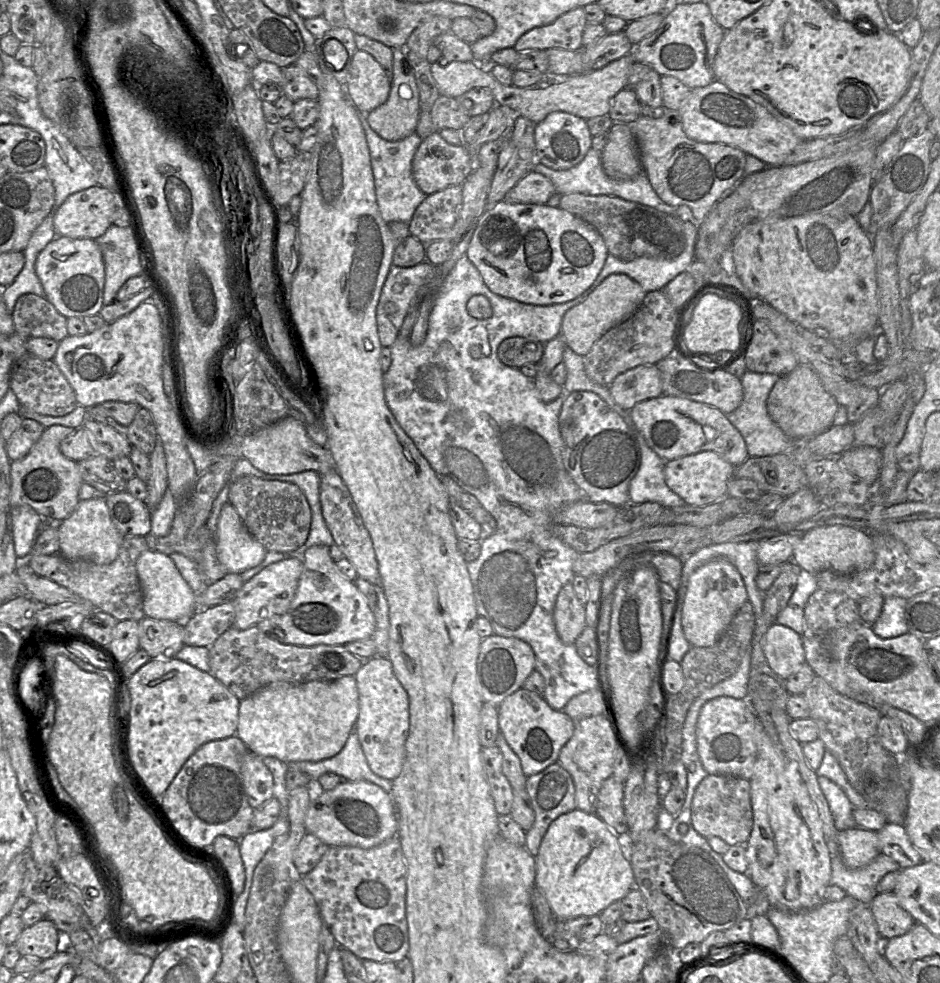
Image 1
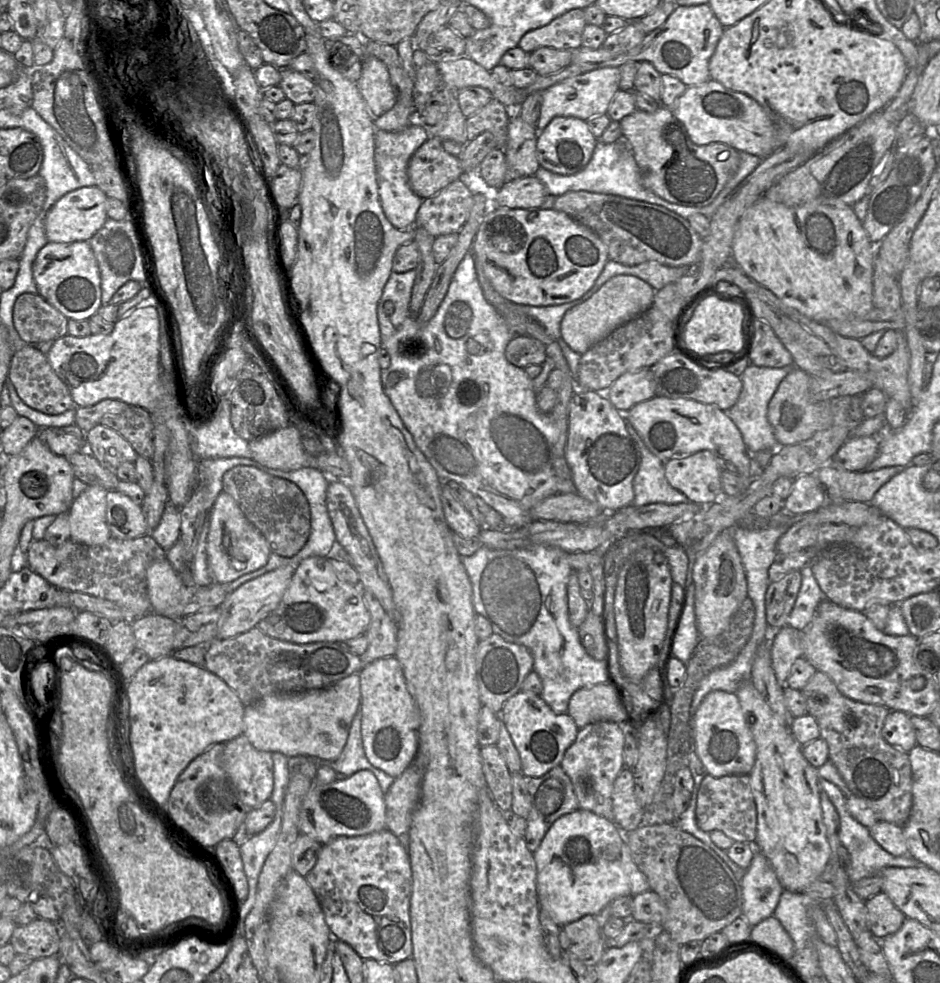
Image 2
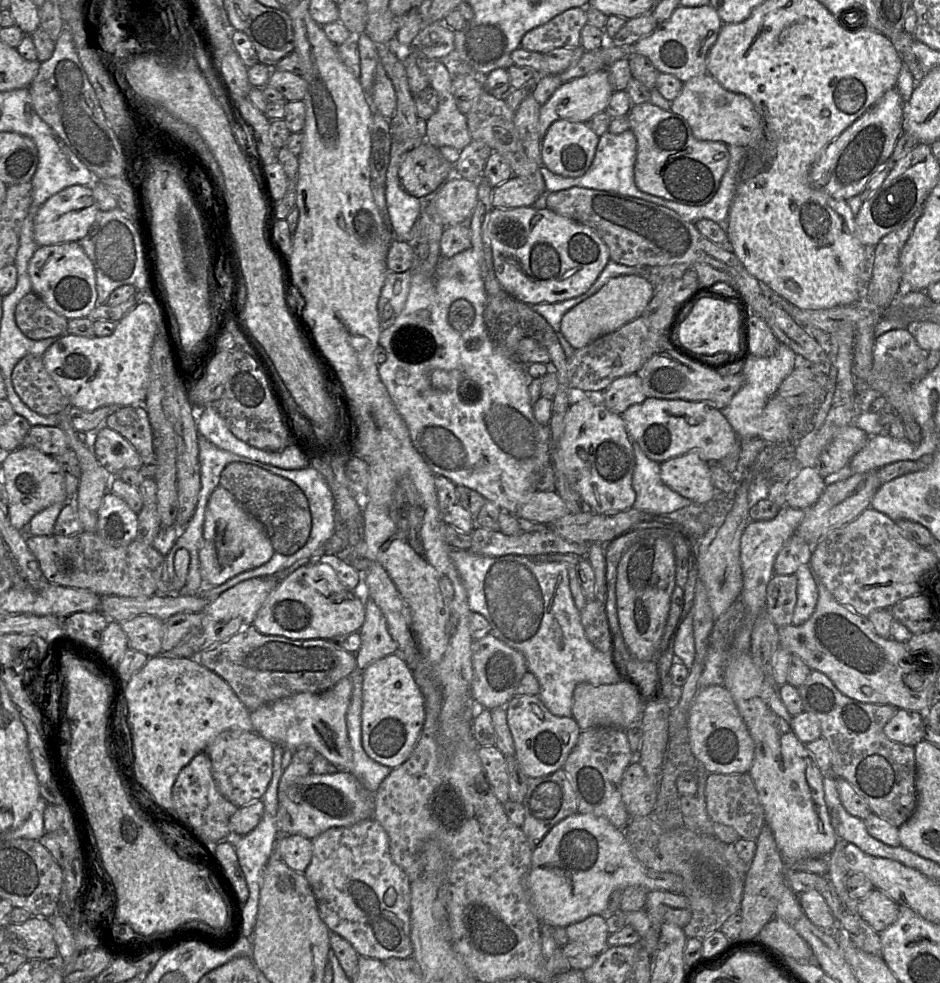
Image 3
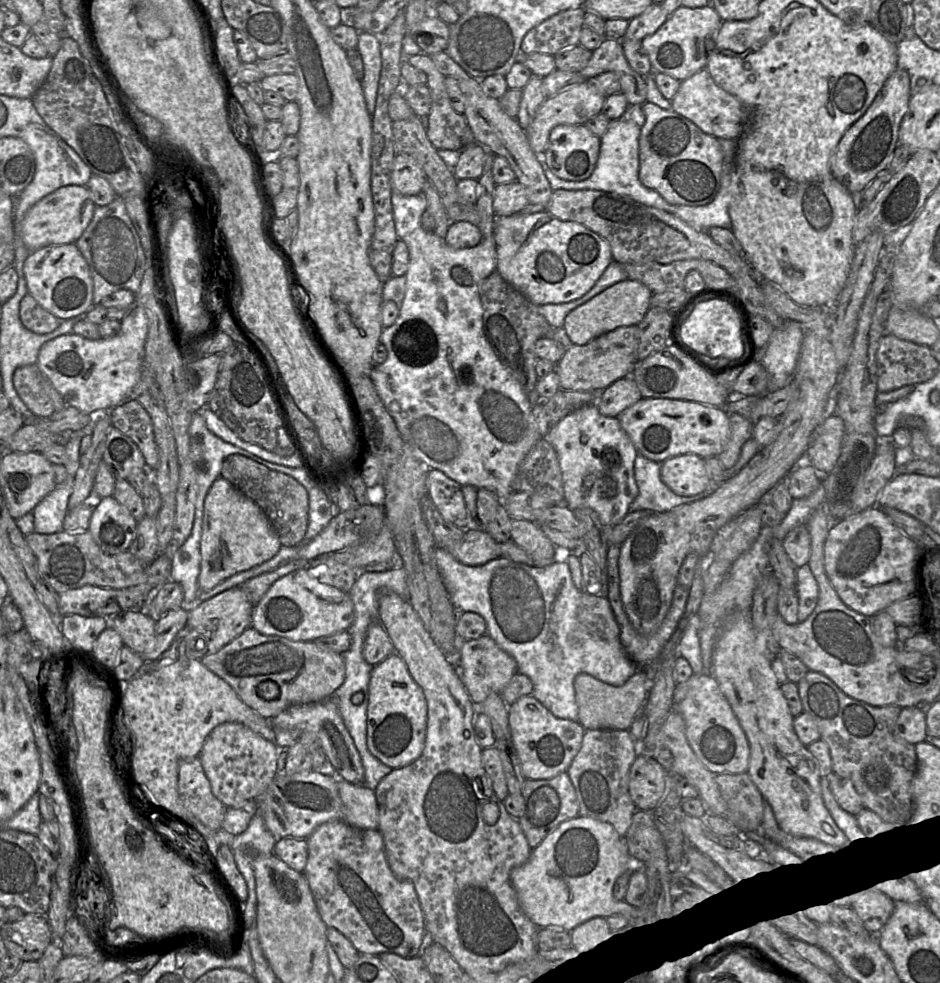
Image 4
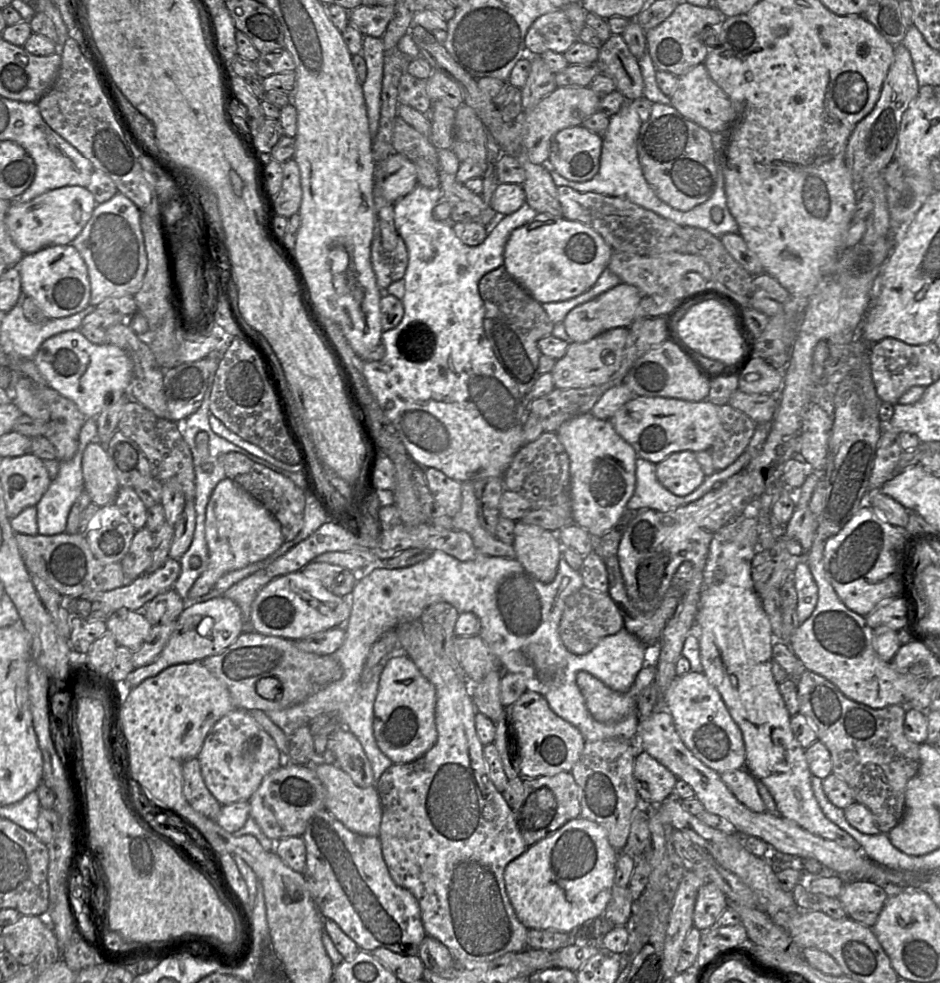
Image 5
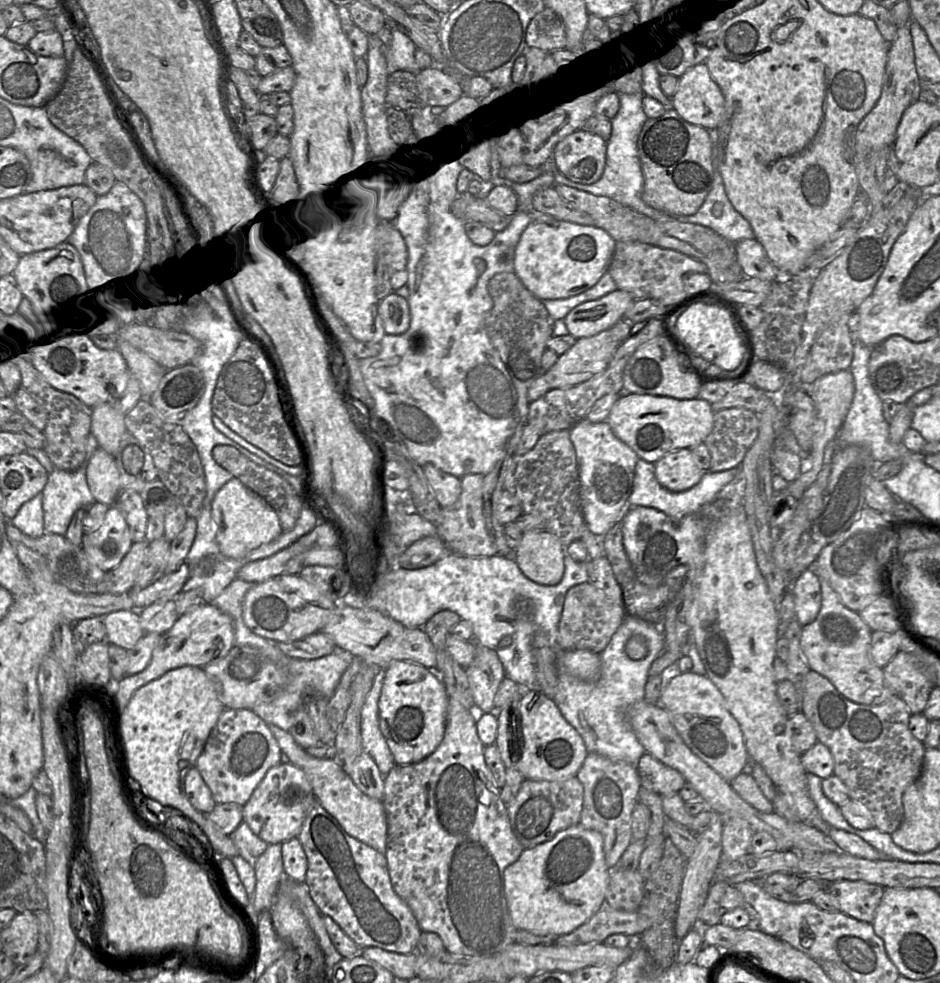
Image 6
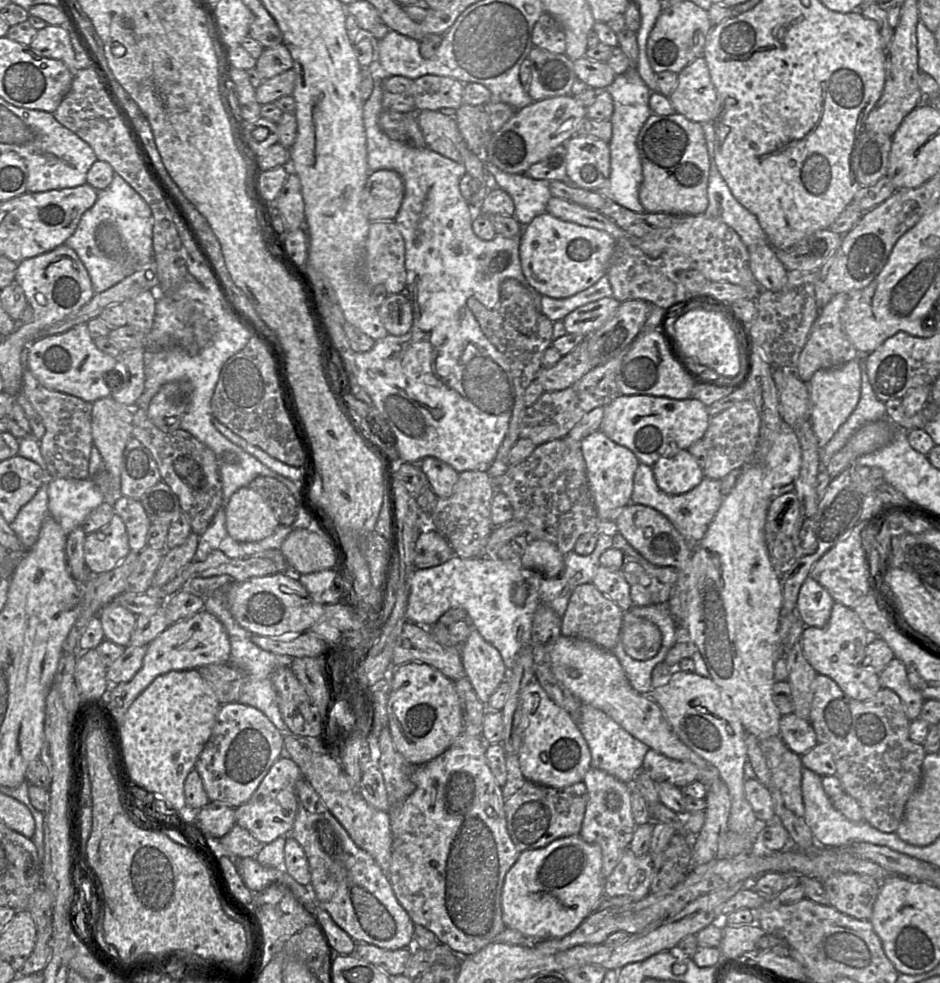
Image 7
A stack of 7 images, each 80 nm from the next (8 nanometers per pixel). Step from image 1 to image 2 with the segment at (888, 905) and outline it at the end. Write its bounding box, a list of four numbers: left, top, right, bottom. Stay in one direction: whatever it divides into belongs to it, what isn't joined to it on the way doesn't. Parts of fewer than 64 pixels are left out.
[865,892,906,939]

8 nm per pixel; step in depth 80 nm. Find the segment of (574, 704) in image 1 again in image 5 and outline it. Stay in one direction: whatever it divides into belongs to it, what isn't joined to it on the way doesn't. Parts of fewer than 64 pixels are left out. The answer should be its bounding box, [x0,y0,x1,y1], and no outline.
[576,665,655,722]

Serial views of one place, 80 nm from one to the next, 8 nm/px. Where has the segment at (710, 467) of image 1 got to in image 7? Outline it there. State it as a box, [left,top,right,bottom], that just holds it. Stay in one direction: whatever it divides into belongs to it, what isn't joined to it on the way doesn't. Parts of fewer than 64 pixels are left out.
[652,449,704,495]

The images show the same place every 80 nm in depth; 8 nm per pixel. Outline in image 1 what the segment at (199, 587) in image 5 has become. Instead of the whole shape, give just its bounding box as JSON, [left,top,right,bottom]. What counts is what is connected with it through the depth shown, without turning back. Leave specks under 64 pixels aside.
[213,503,265,573]

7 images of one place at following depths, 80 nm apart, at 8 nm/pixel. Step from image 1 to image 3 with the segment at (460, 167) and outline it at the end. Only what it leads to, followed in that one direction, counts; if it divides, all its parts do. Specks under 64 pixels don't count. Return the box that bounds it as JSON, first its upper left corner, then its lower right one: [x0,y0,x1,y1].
[398,141,454,199]

